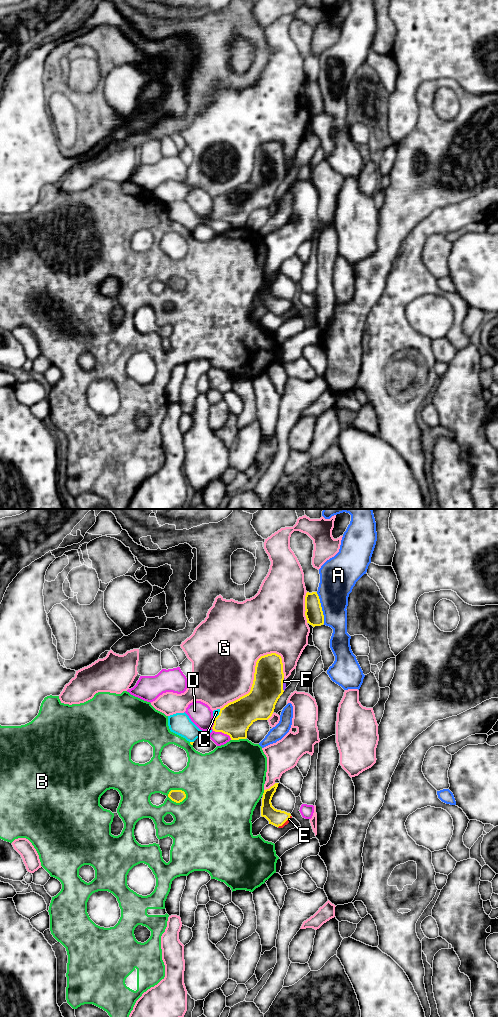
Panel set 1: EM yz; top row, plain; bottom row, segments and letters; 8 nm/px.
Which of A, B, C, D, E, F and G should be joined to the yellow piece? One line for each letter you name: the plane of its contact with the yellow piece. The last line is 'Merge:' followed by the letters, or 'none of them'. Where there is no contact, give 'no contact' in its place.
C: meets yellow in yz
E: meets yellow in yz
F: meets yellow in yz
Merge: C, E, F

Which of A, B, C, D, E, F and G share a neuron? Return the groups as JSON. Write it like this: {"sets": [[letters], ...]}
{"sets": [["A"], ["B"], ["C", "E", "F"], ["D"], ["G"]]}

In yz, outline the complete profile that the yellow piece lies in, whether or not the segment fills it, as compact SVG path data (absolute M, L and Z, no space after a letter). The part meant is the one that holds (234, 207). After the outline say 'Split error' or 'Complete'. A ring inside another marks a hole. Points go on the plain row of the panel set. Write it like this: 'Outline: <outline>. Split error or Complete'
Outline: M276 141L261 144L256 150L254 168L250 180L228 191L223 196L213 199L213 219L227 222L231 228L246 227L247 219L255 209L268 208L272 204L275 193L285 177L286 168L281 144Z. Split error

